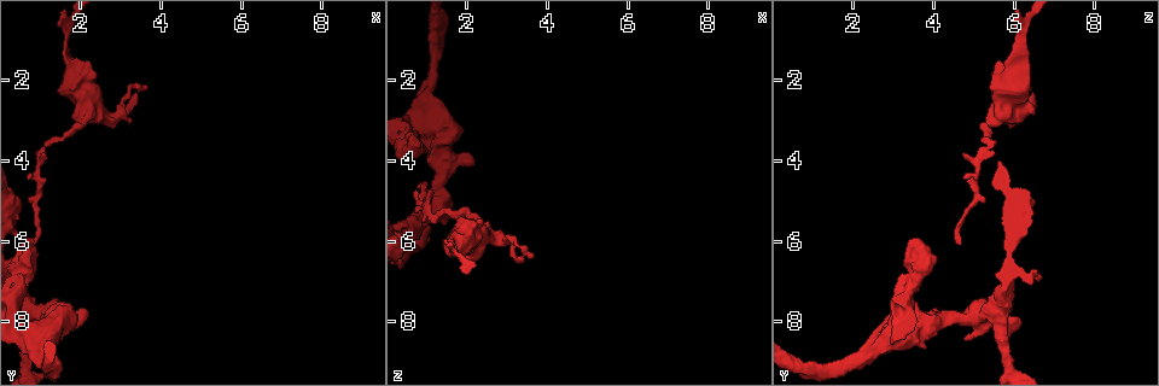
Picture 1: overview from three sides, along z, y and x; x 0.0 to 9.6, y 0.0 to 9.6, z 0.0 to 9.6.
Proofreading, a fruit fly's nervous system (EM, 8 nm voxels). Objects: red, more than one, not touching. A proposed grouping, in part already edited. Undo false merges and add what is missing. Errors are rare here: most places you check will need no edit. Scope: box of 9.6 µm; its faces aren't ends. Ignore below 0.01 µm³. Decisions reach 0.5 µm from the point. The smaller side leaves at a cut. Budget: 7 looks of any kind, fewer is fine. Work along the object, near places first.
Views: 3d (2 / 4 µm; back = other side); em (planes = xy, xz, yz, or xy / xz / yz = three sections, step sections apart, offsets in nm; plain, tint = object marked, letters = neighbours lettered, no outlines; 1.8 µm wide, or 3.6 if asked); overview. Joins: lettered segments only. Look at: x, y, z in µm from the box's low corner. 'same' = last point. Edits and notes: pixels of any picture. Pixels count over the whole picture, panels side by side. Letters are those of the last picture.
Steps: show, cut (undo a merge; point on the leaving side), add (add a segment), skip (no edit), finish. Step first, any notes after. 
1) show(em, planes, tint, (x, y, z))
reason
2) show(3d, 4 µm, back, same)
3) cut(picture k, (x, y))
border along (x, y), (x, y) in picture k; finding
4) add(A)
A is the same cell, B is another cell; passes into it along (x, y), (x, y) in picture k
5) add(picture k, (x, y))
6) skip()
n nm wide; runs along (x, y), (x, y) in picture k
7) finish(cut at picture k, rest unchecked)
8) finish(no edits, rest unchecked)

show(3d, 2 µm, back, (1.90, 3.20, 5.20))
sudden change in width

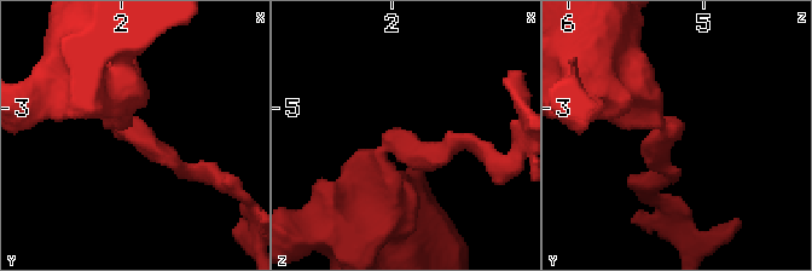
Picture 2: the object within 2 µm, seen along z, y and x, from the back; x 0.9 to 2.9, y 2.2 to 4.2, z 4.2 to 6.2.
show(em, planes, tint, (1.96, 3.14, 5.26))

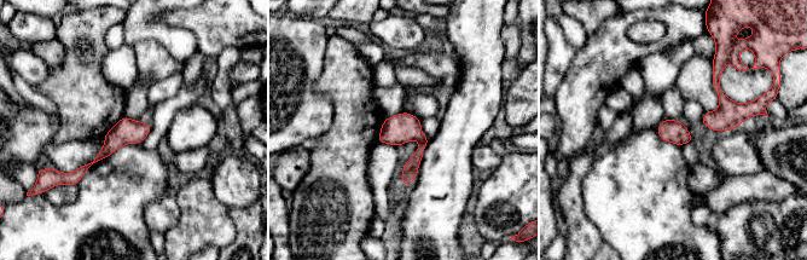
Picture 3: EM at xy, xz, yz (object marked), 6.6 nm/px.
show(em, planes, letters, same)

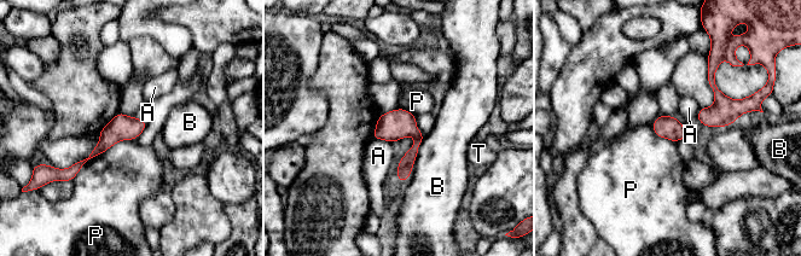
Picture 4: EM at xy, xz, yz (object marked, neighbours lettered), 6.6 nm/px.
skip()
160 nm wide; A, B, P and T are other cells; all the same cell

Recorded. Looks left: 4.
show(em, planes, tint, (0.80, 7.80, 5.70))
sudden change in width

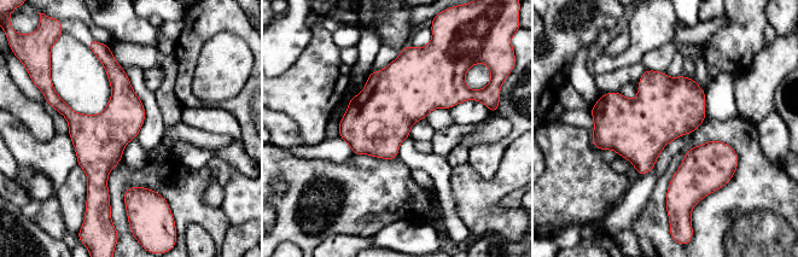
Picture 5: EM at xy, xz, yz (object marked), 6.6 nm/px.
show(em, planes, letters, same)
what lies round it

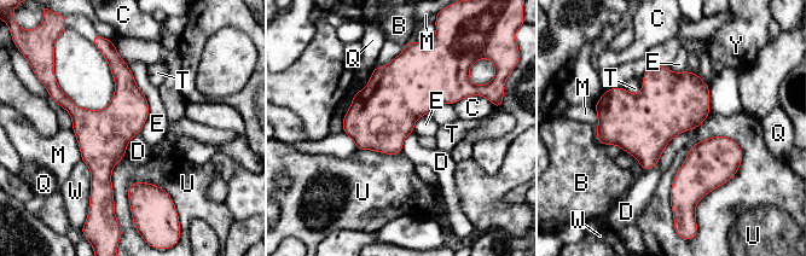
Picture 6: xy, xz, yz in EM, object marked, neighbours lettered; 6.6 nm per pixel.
skip()
B, C, D, E, M, Q, T, U, W and Y are other cells; continuous, no second cell

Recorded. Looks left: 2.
show(em, 3.6 µm, planes, plain, (0.60, 8.25, 3.10))
sudden change in width

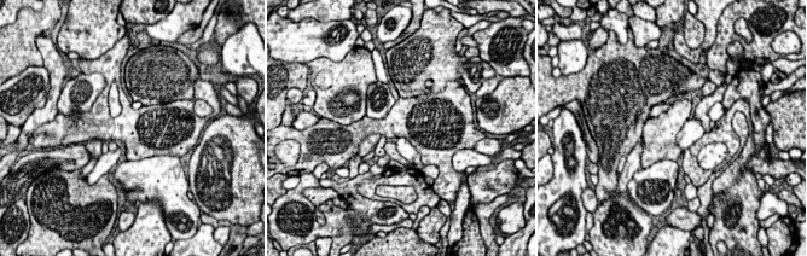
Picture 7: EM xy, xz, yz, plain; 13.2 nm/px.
show(em, 3.6 µm, planes, letters, same)

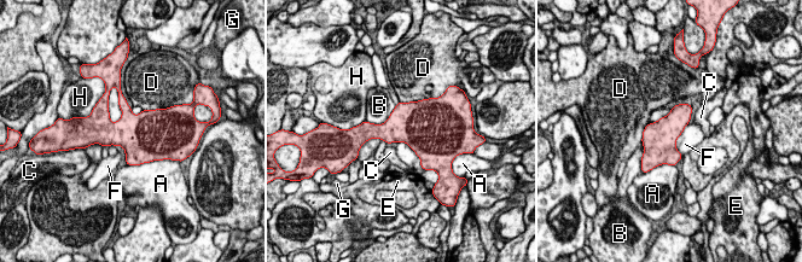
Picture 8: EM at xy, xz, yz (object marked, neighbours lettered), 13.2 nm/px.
skip()
400 nm wide; F touches over 480 nm; A, B, C, D, E, F, G and H are other cells; all the same cell

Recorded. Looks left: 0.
finish(no edits, rest unchecked)

